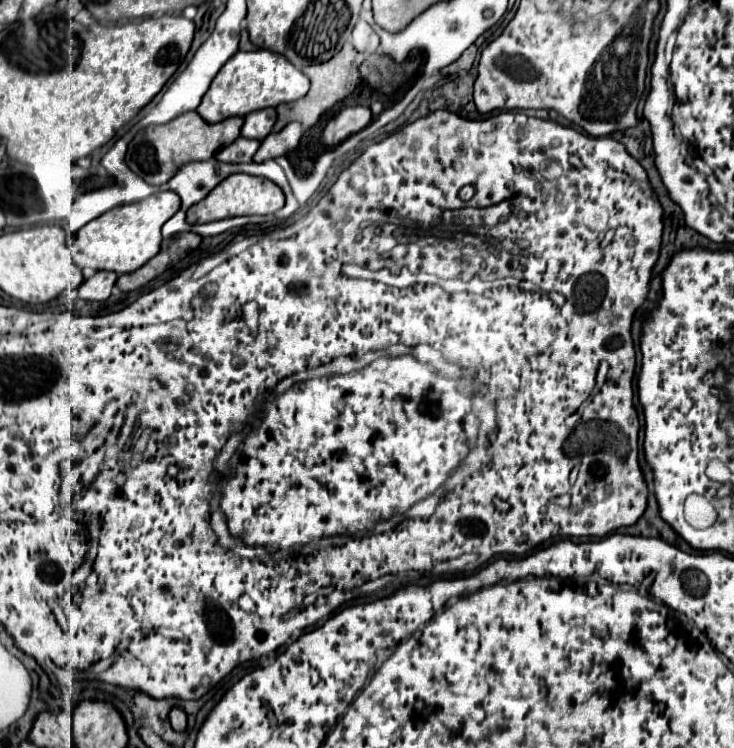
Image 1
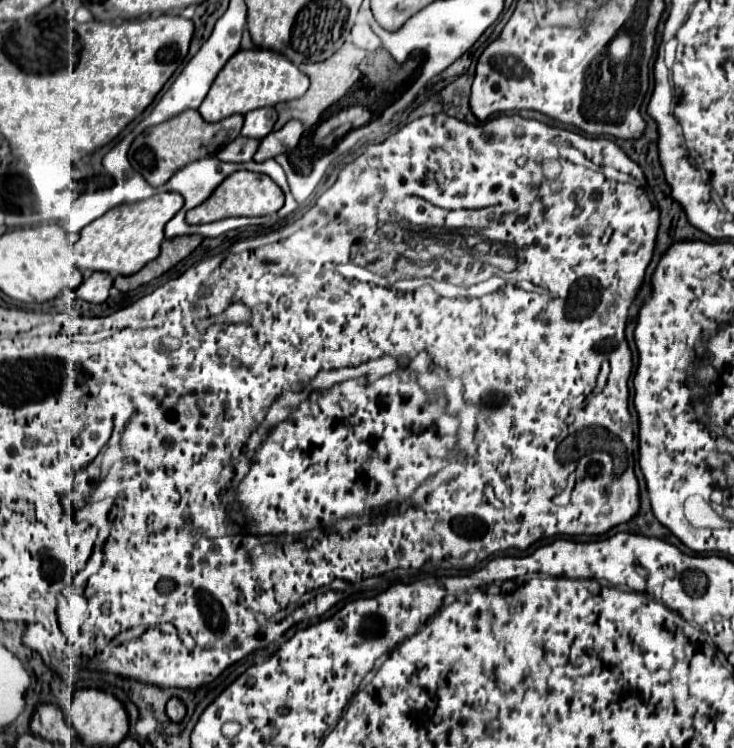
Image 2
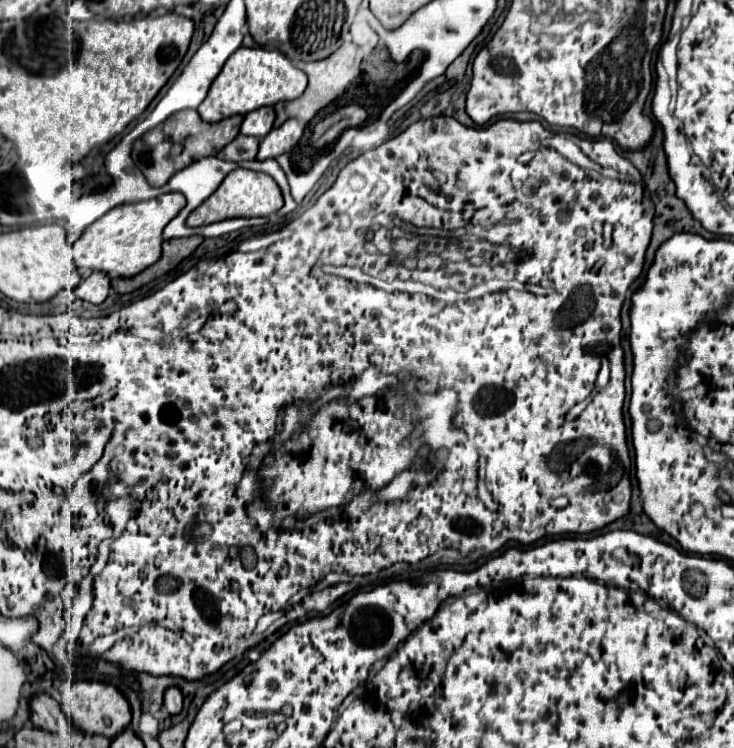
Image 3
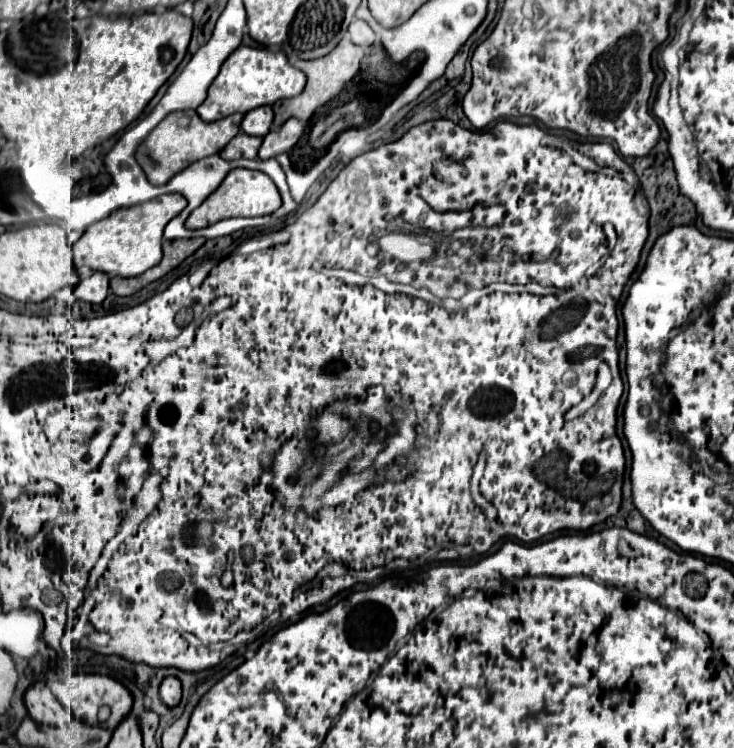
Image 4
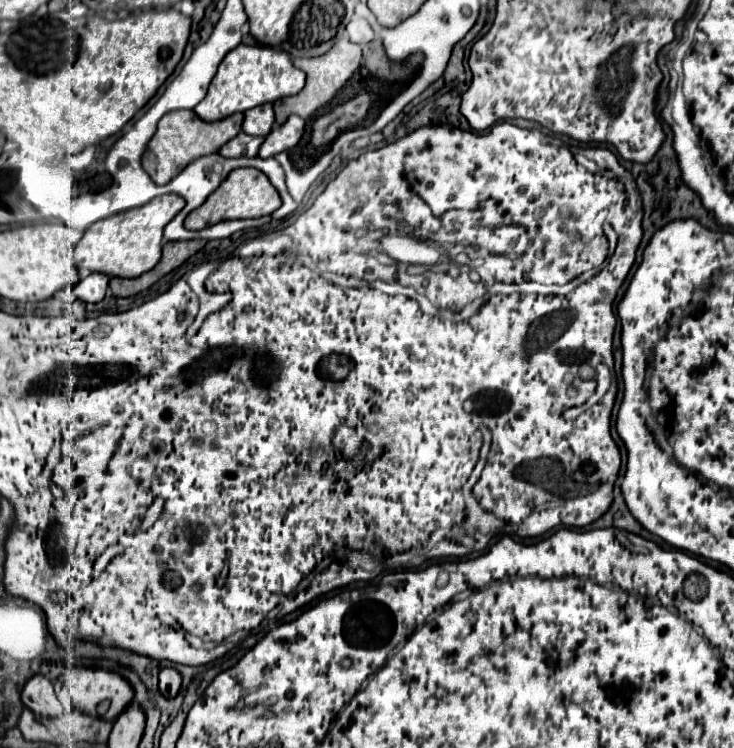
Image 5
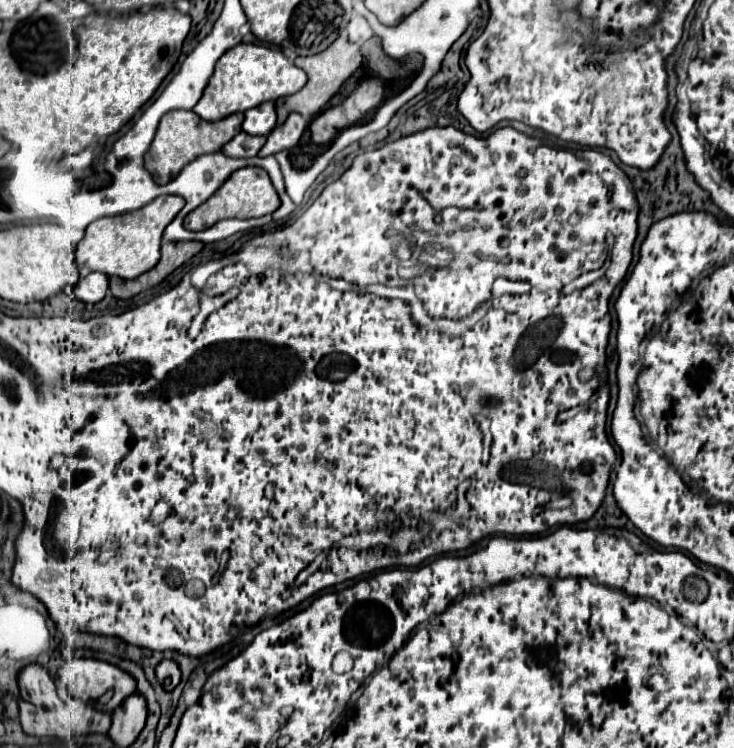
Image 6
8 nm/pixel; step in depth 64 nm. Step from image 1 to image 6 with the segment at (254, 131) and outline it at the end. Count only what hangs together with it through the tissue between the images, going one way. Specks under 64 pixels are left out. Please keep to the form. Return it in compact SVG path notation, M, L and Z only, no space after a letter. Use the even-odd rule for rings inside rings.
M266 102L262 106L256 106L254 110L246 112L244 118L244 132L248 134L270 134L270 130L276 126L276 110L274 110L274 102Z

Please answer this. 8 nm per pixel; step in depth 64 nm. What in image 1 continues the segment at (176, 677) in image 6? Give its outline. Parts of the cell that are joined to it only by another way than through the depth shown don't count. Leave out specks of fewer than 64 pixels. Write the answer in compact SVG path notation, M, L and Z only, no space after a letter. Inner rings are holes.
M174 706L174 708L170 710L170 724L172 724L172 728L178 730L178 732L186 730L186 712L184 712L182 708Z

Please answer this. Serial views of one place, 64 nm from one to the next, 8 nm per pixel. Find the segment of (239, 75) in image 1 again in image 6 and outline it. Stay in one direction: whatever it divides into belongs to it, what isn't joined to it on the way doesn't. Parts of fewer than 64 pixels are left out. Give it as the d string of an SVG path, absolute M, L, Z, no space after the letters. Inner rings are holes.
M238 44L216 62L214 74L194 112L204 120L220 120L234 112L246 112L262 102L296 94L304 84L306 72L292 64L280 50L260 44Z

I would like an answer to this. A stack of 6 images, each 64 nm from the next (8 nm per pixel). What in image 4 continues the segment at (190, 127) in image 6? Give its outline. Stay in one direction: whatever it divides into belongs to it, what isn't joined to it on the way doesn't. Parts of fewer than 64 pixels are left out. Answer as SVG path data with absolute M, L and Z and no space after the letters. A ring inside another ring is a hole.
M194 110L172 112L138 146L136 160L142 166L142 170L146 172L148 180L156 186L162 186L172 176L182 172L188 164L192 164L204 156L210 156L212 150L220 150L222 142L230 142L240 132L240 122L242 122L242 114L232 114L230 118L222 118L218 122L204 122ZM212 126L220 126L220 128L212 128ZM224 126L226 126L226 132L224 132ZM216 140L220 140L220 142L214 144Z

